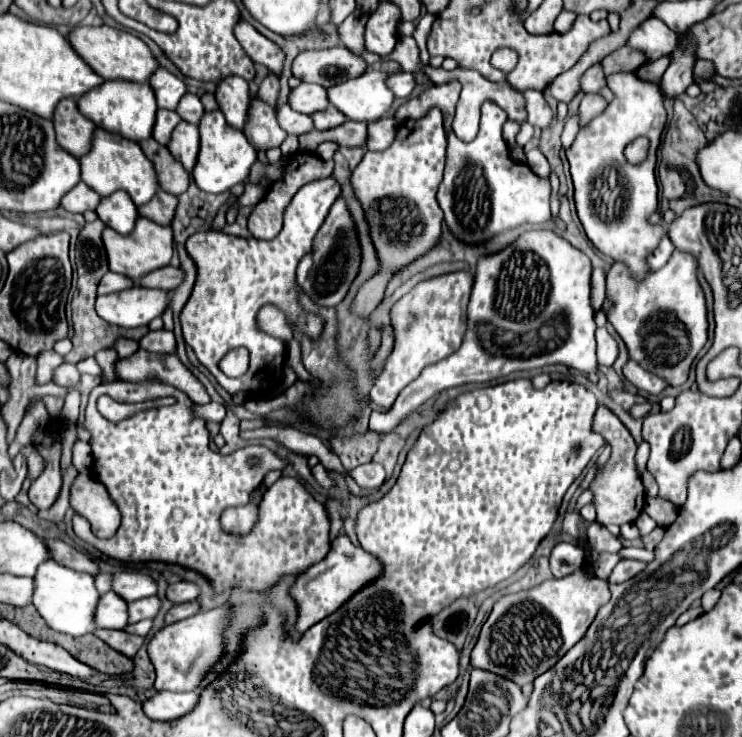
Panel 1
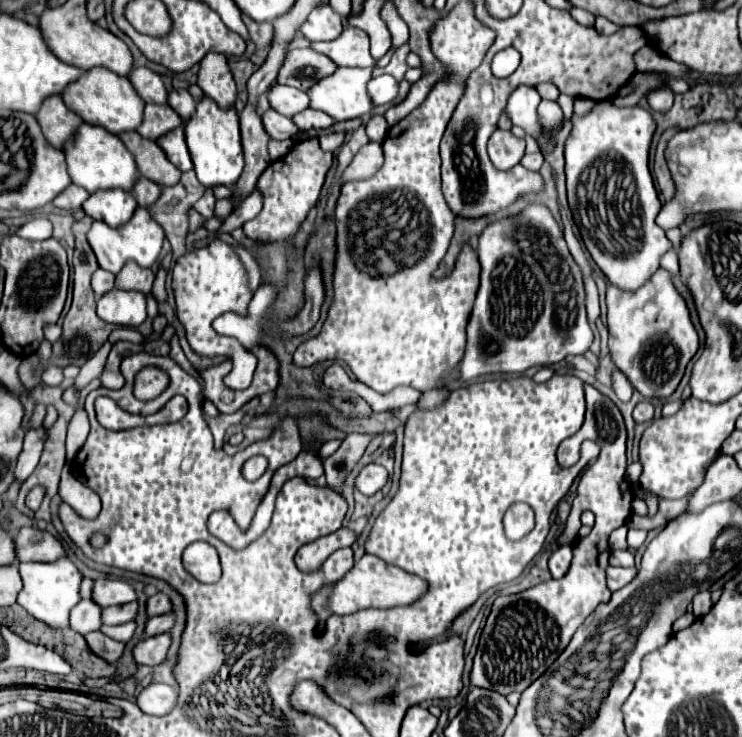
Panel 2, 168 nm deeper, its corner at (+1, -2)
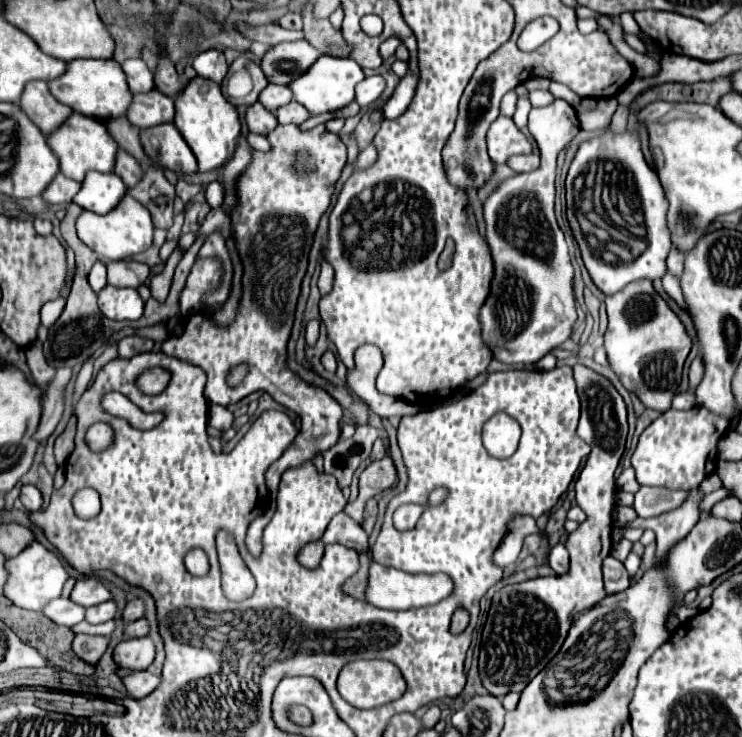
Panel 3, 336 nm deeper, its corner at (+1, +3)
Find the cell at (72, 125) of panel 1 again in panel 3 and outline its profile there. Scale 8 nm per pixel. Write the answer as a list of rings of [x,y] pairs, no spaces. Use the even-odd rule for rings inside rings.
[[[30,81],[28,89],[24,89],[24,97],[20,97],[20,107],[34,121],[44,135],[50,135],[58,129],[72,113],[68,105],[58,103],[48,89],[46,81]]]

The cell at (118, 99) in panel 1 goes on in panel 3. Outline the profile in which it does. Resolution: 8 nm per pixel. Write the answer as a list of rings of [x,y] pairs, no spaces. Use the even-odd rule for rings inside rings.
[[[76,59],[68,61],[68,73],[64,77],[58,77],[56,81],[50,81],[50,93],[64,105],[72,107],[76,113],[82,113],[86,117],[94,117],[100,121],[108,121],[120,115],[126,115],[126,109],[132,101],[132,93],[126,85],[124,71],[120,63],[114,59]]]

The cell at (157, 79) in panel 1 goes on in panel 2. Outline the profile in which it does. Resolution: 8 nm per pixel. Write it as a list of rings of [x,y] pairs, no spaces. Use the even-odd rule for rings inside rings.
[[[136,68],[130,74],[130,82],[134,84],[134,88],[138,90],[138,94],[146,102],[168,104],[168,90],[166,90],[164,80],[162,80],[162,76],[158,72],[154,72],[150,68]]]

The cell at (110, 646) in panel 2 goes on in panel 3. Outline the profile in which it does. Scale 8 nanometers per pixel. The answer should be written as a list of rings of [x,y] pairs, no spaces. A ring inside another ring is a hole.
[[[76,635],[72,641],[72,651],[86,663],[96,665],[96,661],[102,657],[102,653],[108,647],[106,637],[94,637],[94,635]]]

